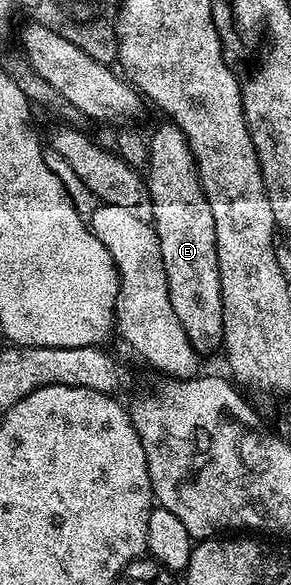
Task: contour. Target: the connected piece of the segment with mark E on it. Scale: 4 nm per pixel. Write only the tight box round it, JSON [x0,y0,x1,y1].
[145,122,223,354]

